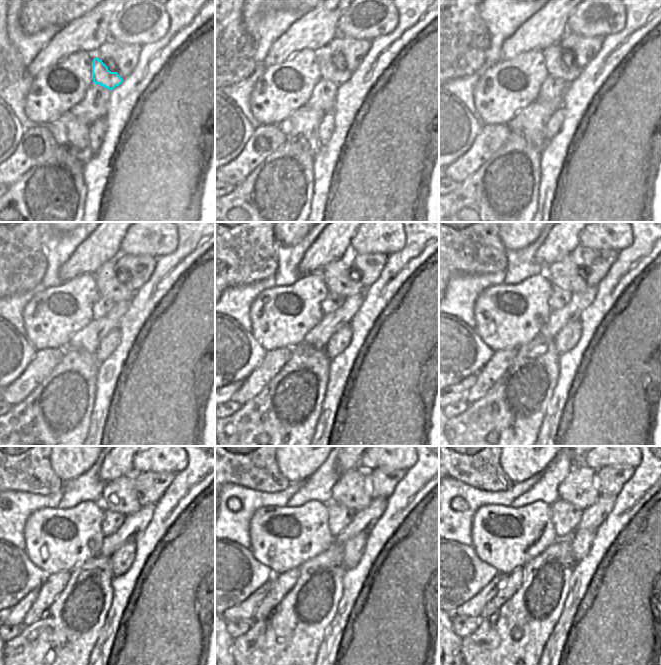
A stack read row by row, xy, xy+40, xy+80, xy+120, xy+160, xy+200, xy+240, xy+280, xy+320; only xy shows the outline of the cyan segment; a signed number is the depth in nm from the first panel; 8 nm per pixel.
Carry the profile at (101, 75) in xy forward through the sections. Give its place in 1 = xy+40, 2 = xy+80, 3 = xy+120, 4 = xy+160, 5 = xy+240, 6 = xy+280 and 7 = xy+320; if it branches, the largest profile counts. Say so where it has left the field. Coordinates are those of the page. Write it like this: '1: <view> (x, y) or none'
1: xy+40 (328, 71)
2: xy+80 (555, 67)
3: xy+120 (107, 283)
4: xy+160 (340, 278)
5: xy+240 (119, 495)
6: xy+280 (352, 490)
7: xy+320 (579, 488)

